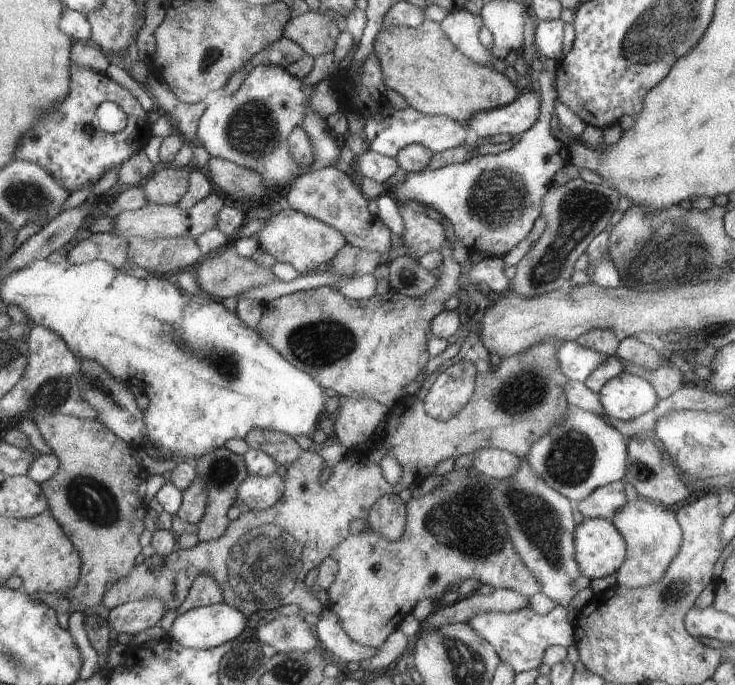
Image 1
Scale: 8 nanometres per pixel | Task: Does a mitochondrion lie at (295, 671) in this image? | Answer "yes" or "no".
yes

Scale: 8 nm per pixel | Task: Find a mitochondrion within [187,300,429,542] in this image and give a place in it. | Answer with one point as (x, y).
(321, 343)

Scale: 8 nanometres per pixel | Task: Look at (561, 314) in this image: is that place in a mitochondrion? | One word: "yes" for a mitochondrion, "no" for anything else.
no

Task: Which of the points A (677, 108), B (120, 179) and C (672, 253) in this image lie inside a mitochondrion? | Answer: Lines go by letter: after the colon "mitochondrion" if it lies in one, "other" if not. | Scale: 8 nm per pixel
A: other
B: other
C: mitochondrion

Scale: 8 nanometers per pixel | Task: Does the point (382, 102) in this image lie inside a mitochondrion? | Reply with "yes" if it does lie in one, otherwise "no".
no

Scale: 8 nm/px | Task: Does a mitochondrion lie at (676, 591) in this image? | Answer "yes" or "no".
yes

